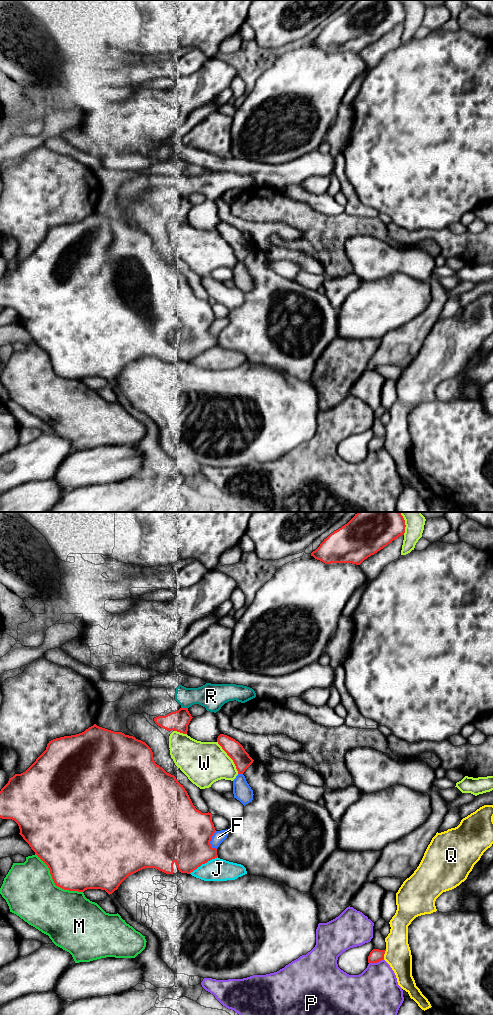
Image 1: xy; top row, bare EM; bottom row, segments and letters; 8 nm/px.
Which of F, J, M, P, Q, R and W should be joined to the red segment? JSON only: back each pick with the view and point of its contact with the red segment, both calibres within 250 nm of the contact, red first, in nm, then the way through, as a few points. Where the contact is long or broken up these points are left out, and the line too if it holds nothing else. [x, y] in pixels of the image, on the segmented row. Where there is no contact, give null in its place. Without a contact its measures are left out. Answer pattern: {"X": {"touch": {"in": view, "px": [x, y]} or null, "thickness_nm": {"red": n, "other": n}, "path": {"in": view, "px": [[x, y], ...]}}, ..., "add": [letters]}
{"add": []}

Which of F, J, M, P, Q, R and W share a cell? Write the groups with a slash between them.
F M / J / P / Q / R / W

